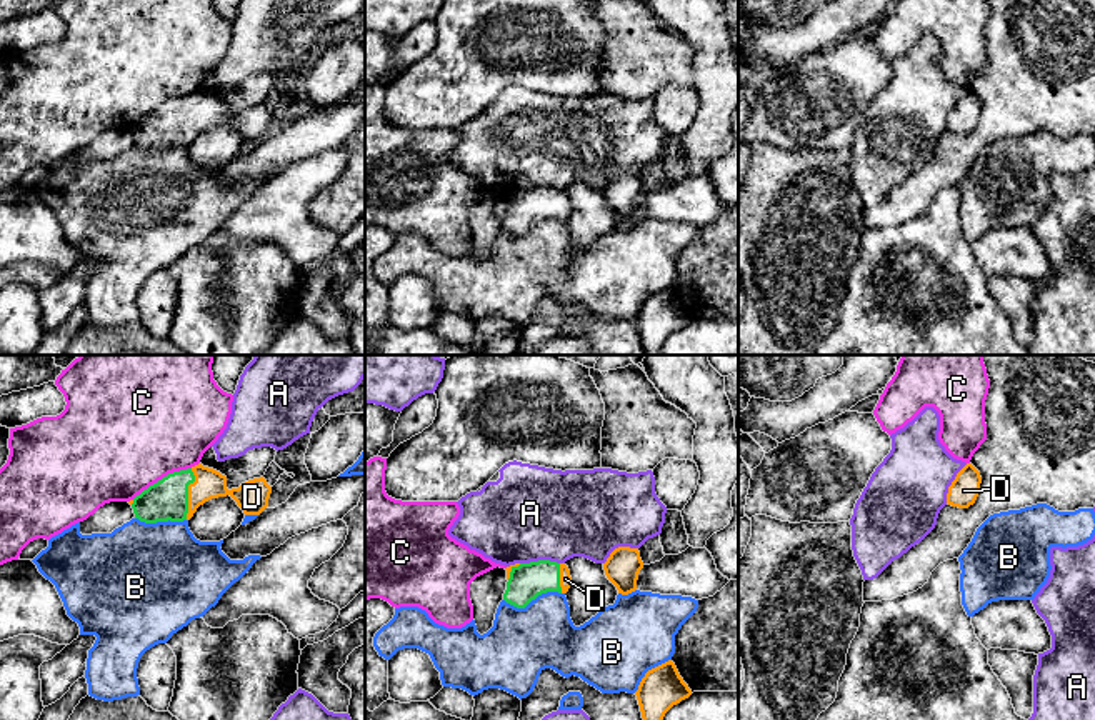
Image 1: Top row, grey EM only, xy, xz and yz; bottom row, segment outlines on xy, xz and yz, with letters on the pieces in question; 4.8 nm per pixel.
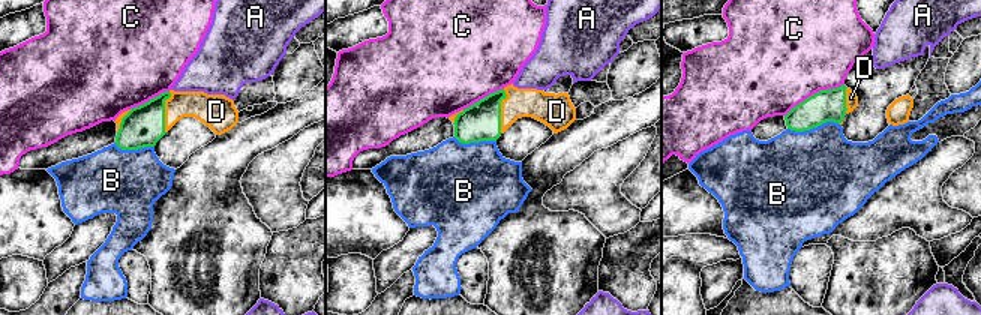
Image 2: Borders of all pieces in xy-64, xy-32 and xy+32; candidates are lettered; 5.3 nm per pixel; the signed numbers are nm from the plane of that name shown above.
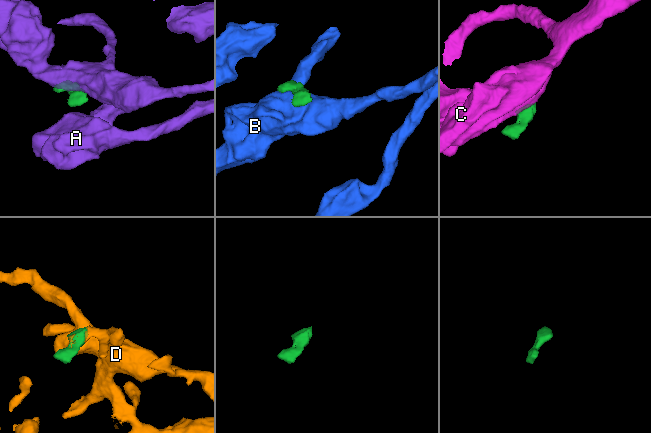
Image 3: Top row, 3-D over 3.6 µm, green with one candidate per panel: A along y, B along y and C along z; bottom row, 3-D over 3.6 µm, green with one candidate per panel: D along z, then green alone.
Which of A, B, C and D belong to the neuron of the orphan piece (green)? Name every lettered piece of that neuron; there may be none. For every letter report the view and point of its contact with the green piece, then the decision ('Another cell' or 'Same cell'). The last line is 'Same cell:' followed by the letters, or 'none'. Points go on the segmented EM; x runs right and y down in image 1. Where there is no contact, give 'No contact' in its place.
A: Touches green at xz (539, 560). Another cell
B: Touches green at xz (532, 599). Another cell
C: Touches green at xy (162, 479). Another cell
D: Touches green at xy (187, 494). Same cell
Same cell: D

